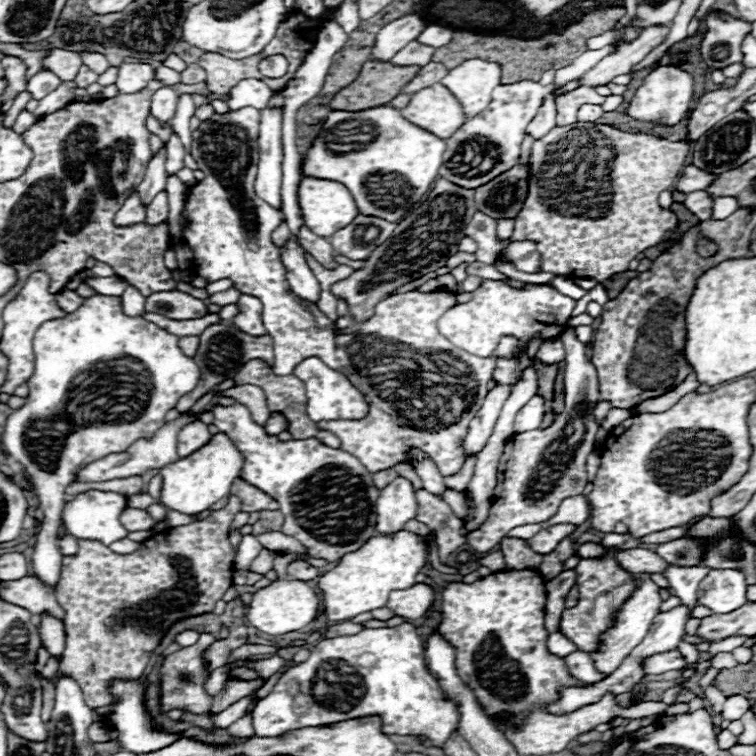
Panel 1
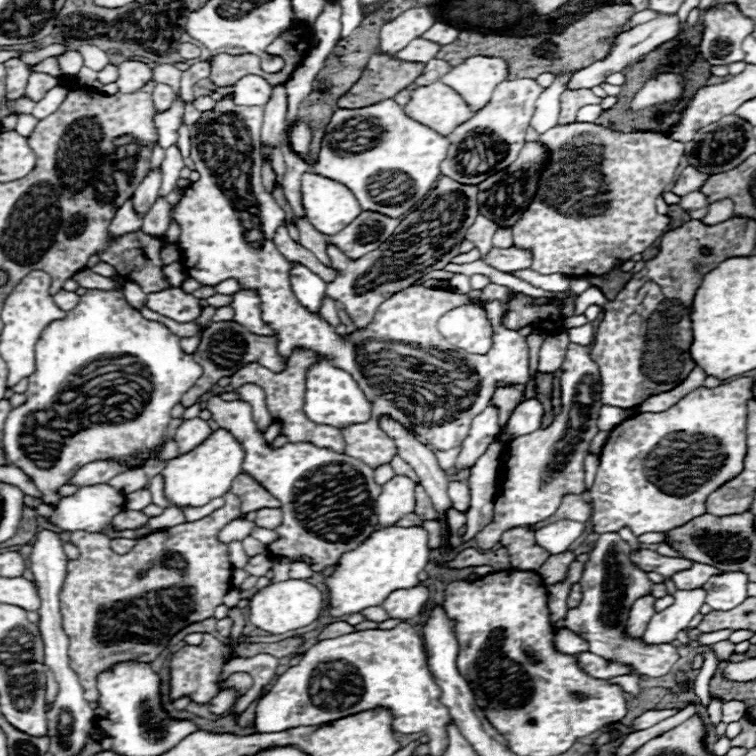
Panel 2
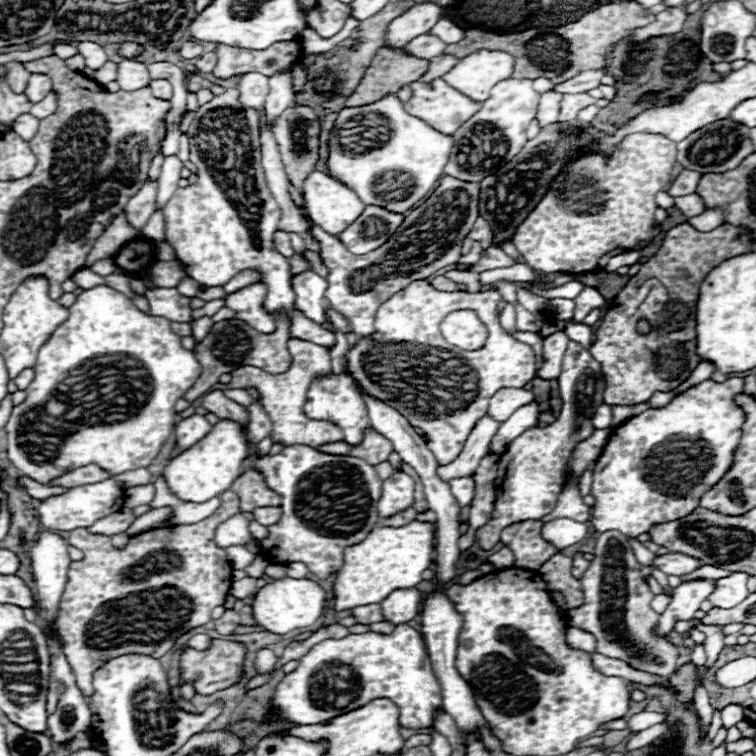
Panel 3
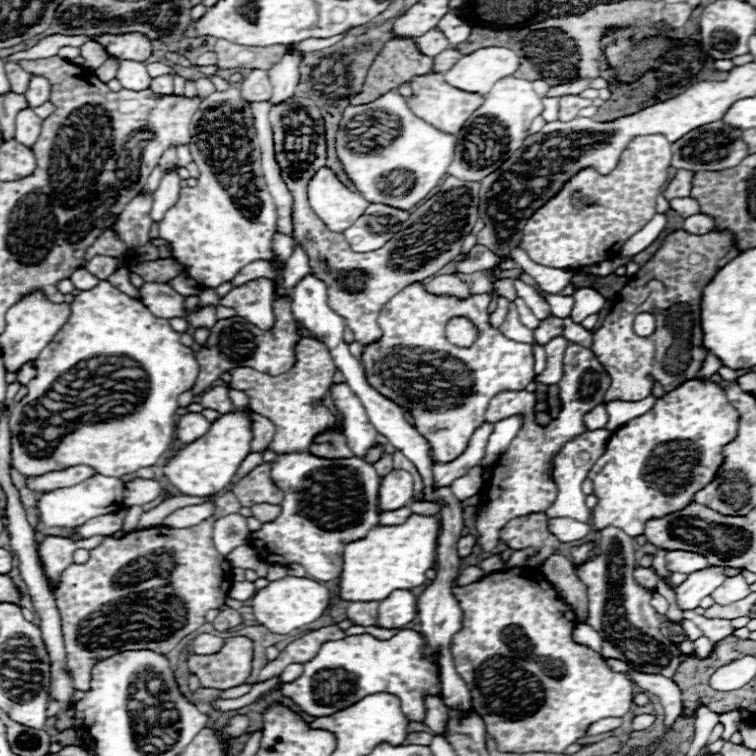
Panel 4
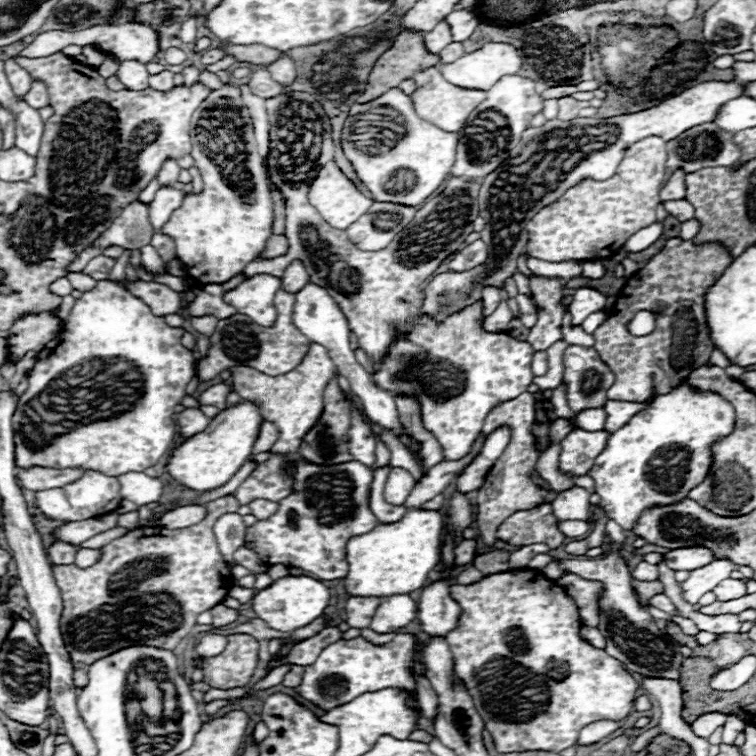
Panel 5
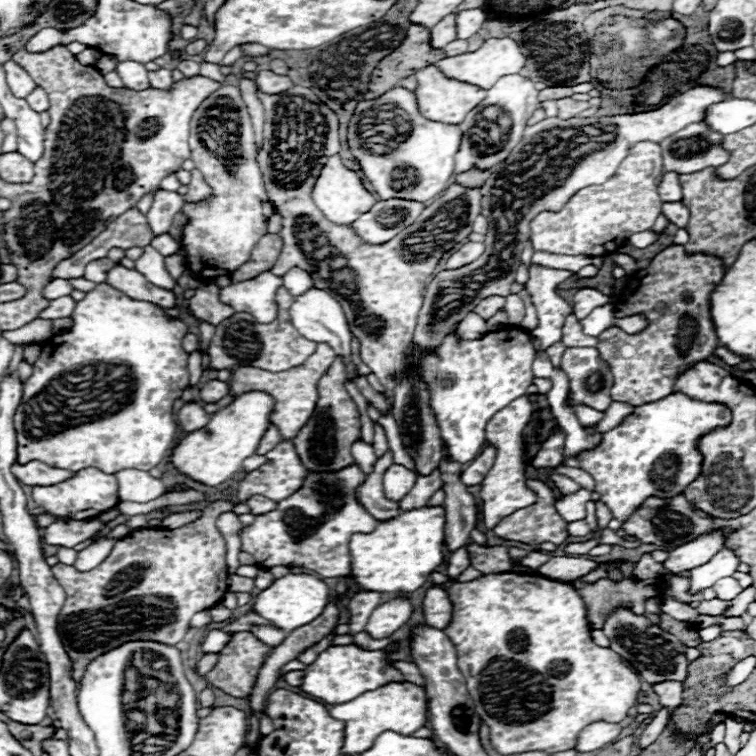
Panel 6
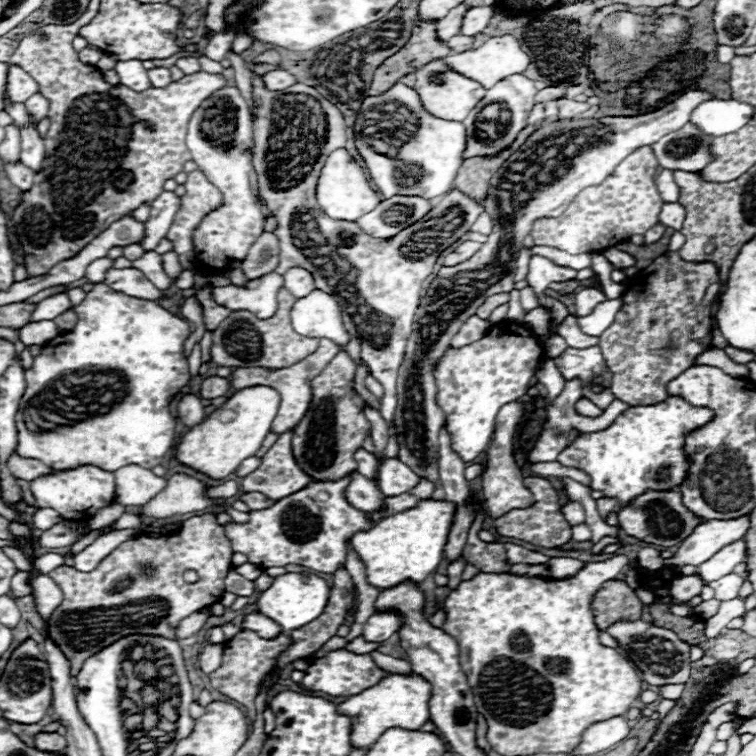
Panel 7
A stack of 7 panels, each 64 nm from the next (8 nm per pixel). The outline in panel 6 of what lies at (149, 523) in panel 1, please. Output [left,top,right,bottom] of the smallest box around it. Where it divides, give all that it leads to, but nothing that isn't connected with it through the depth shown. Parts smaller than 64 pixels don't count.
[42,518,108,548]

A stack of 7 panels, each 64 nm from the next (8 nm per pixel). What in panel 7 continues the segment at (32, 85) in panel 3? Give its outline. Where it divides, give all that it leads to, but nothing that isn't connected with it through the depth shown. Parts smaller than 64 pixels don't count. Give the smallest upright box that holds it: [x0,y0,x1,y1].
[26,92,48,120]

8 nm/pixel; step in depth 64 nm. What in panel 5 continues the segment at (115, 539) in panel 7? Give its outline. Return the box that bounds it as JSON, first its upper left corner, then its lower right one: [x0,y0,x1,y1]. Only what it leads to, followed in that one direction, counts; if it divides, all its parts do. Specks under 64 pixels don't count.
[76,548,100,568]

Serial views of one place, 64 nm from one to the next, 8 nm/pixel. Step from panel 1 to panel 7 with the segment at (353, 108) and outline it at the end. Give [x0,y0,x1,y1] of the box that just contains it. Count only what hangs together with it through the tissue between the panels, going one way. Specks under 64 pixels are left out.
[366,20,452,96]

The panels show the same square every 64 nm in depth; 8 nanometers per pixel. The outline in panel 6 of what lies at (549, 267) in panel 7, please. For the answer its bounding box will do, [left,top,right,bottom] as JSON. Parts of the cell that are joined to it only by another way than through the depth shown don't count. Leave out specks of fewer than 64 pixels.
[526,266,572,352]

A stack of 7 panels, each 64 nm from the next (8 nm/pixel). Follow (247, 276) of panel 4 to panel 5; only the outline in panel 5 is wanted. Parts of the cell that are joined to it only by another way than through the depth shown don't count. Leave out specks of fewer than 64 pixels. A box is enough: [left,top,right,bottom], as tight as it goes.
[242,92,480,364]

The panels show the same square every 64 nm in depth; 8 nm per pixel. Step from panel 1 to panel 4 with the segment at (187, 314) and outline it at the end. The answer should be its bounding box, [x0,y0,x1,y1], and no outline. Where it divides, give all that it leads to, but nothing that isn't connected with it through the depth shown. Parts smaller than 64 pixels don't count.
[140,282,186,318]

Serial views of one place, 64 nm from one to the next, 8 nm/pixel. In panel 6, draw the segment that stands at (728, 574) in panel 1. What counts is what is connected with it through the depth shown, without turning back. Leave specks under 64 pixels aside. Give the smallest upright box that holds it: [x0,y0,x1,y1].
[712,576,742,600]

